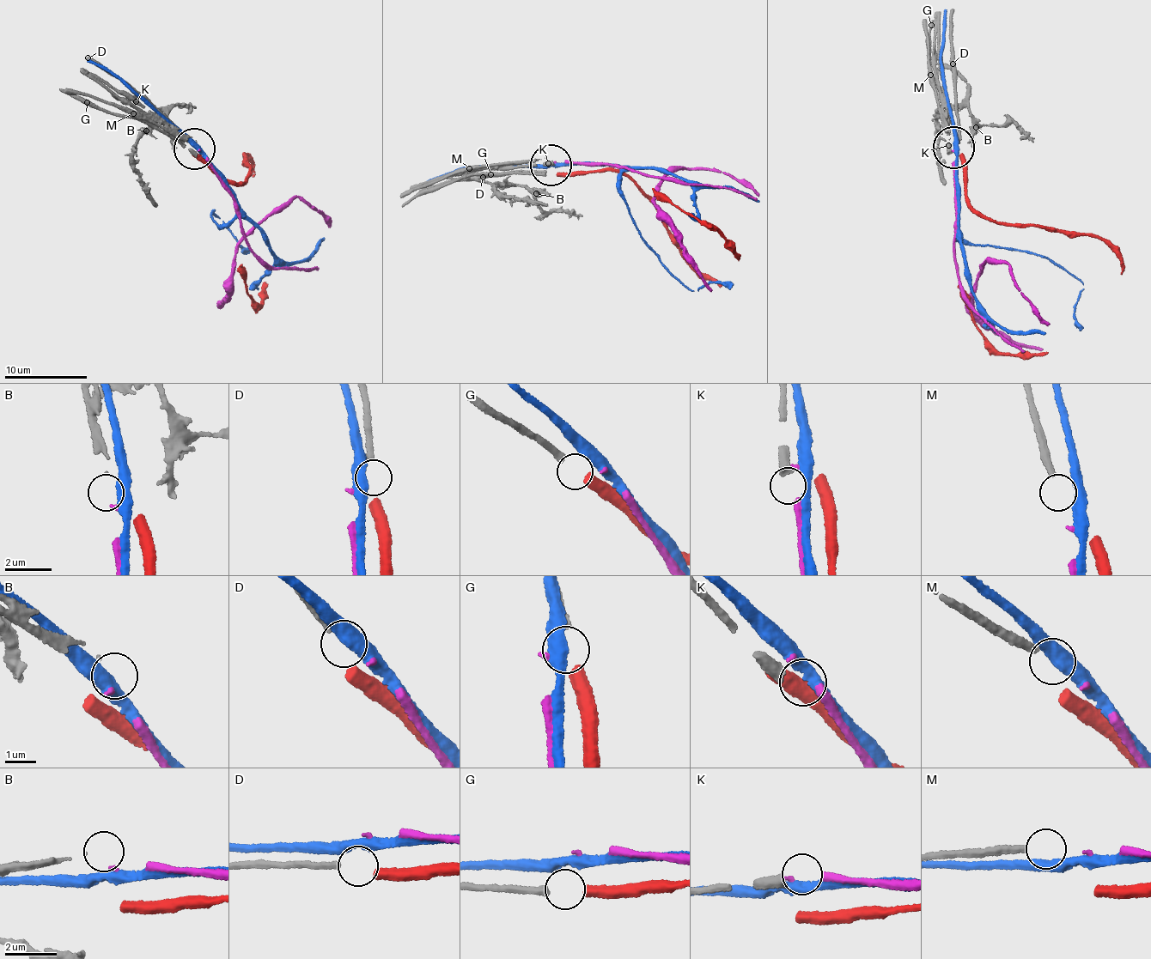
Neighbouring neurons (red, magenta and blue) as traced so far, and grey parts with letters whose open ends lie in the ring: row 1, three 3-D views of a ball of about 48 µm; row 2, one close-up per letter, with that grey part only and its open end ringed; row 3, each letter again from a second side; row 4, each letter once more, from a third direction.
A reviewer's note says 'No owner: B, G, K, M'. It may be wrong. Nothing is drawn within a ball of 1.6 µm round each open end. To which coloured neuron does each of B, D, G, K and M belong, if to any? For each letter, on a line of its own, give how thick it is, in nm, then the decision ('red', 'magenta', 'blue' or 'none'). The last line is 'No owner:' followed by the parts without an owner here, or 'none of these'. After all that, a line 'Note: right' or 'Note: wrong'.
B: calibre 50 nm; none
D: calibre 240 nm; none
G: calibre 300 nm; red
K: calibre 380 nm; none
M: calibre 280 nm; none
No owner: B, D, K, M
Note: wrong

